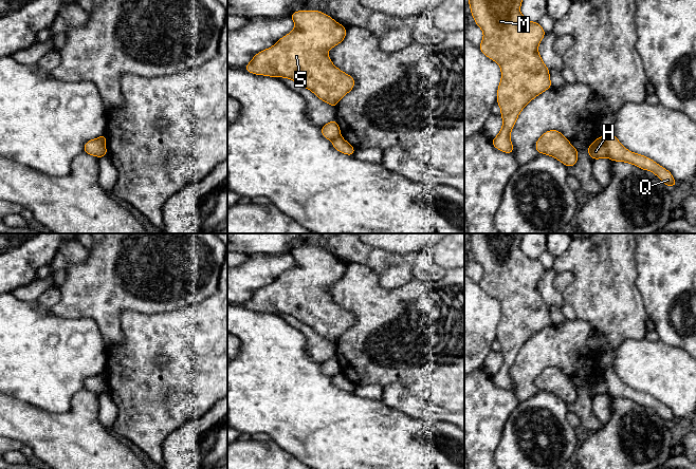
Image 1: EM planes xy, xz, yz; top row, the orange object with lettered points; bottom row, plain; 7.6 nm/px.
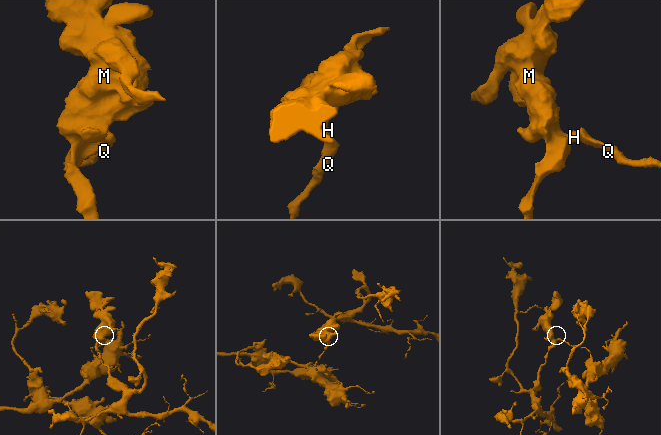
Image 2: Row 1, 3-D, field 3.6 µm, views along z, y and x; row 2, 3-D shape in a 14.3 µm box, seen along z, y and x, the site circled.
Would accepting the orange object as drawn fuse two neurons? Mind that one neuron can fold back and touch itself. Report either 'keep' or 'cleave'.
cleave

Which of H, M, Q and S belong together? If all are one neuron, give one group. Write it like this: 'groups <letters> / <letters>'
groups H M S / Q

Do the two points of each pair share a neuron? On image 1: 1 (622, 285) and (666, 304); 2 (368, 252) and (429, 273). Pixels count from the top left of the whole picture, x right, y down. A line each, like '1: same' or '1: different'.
1: different
2: same

